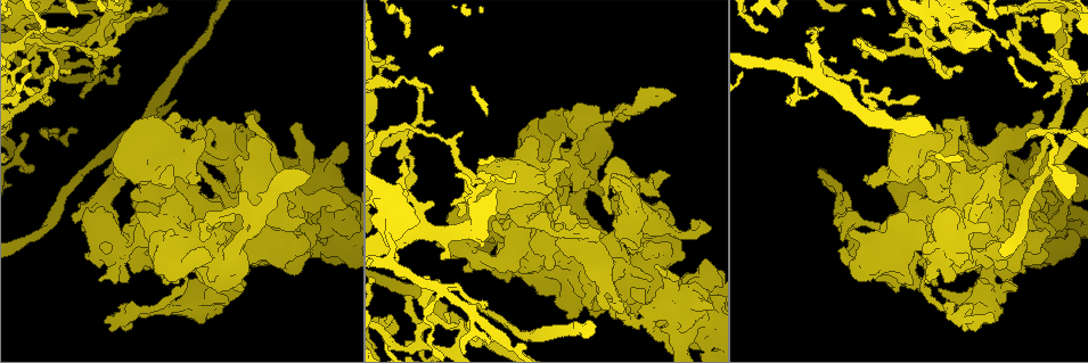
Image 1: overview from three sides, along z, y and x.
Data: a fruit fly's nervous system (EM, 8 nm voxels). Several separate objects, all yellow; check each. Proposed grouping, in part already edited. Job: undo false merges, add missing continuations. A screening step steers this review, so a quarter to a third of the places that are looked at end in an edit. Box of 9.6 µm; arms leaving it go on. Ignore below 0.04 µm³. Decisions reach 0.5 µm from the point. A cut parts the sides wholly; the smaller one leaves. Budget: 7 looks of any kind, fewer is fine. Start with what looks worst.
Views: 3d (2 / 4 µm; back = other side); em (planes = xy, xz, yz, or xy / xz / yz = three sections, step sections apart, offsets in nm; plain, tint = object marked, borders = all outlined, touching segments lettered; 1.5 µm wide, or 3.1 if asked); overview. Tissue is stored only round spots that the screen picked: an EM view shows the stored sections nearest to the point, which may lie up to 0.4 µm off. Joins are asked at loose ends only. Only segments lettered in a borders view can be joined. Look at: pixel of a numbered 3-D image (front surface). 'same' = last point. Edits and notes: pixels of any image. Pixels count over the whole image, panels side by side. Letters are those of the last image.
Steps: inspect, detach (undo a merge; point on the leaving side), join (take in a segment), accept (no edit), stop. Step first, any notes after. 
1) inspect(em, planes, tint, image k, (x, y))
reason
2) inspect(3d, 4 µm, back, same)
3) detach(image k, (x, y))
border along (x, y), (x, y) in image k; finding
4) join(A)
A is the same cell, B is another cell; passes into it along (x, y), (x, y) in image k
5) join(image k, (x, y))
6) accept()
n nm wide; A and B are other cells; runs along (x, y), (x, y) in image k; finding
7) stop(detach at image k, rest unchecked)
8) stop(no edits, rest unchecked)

inspect(3d, 2 µm, image 1, (944, 70))

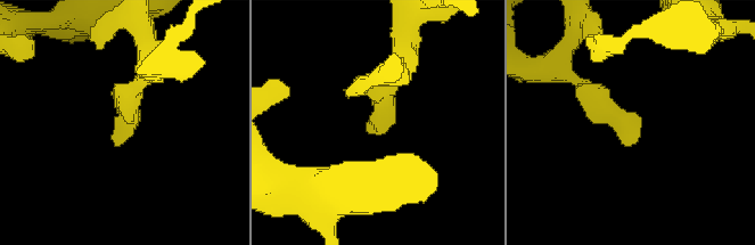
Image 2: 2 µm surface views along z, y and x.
inspect(em, yz, step 4, tint, image 2, (631, 142))
shape alone is not enough

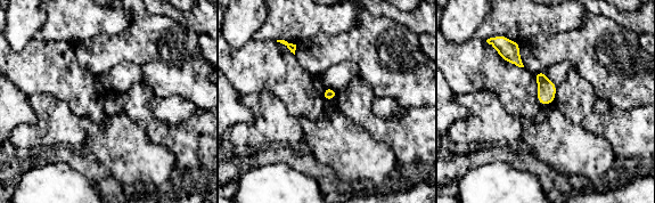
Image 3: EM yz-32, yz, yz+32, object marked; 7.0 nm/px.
inspect(em, planes, borders, same)
another direction

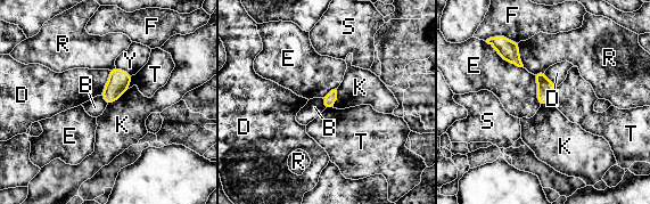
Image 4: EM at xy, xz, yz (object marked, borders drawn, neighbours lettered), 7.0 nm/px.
accept()
90 nm wide; B, D, E, F, K, R, S, T and Y are other cells; border along (321, 98), (324, 108) in image 4; no lettered segment goes on from it

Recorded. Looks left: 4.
inspect(3d, 4 µm, image 1, (607, 178))
branch stops here

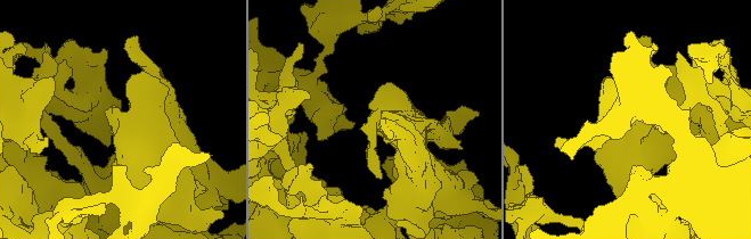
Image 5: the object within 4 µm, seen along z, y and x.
inspect(em, planes, plain, image 5, (120, 113))

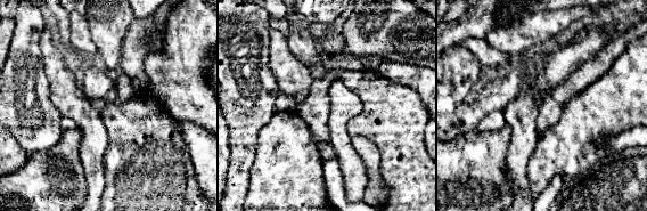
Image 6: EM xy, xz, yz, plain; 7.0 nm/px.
inspect(em, planes, borders, same)
what lies round it

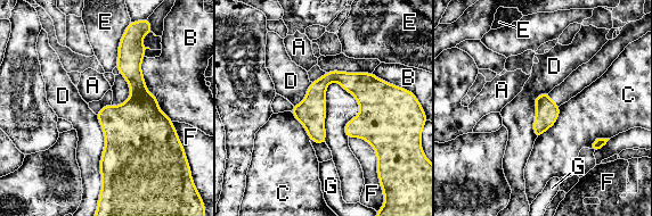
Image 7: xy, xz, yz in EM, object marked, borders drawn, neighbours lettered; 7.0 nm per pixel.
accept()
A, B, C, D, E, F and G are other cells; runs along (392, 102), (328, 77), (294, 111) in image 7; none of them fits

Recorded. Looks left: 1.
stop(no edits, rest unchecked)

